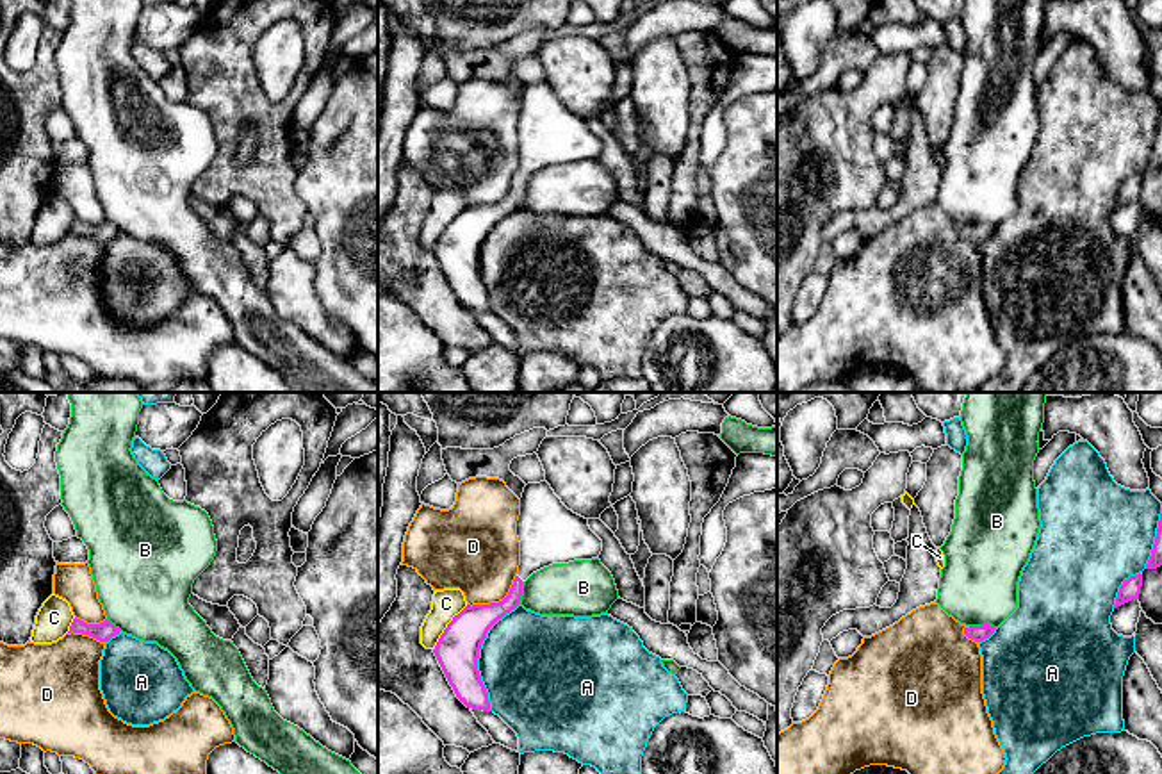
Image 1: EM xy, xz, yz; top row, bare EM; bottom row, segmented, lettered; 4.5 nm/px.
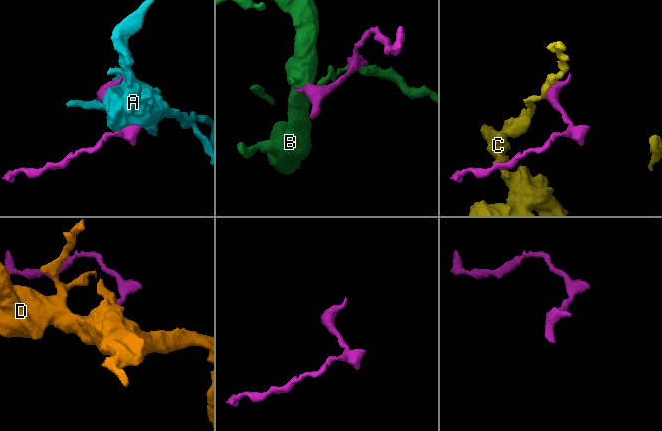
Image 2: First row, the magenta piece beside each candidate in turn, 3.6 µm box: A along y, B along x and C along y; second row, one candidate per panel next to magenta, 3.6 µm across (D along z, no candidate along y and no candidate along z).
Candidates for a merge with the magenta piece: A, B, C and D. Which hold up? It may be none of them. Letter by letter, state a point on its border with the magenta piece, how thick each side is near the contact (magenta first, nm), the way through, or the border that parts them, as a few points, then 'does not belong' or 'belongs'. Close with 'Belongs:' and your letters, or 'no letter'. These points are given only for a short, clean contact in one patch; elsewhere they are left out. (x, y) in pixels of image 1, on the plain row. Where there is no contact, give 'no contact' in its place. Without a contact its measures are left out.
A: xz (478, 255) | 190/460 nm | does not belong
B: yz (984, 225) | 70/360 nm | along yz (970, 225), (991, 225), (995, 229) | does not belong
C: xz (448, 227) | 190/130 nm | along xz (467, 205), (453, 218), (433, 250) | does not belong
D: xz (496, 204) | 190/380 nm | does not belong
Belongs: no letter

